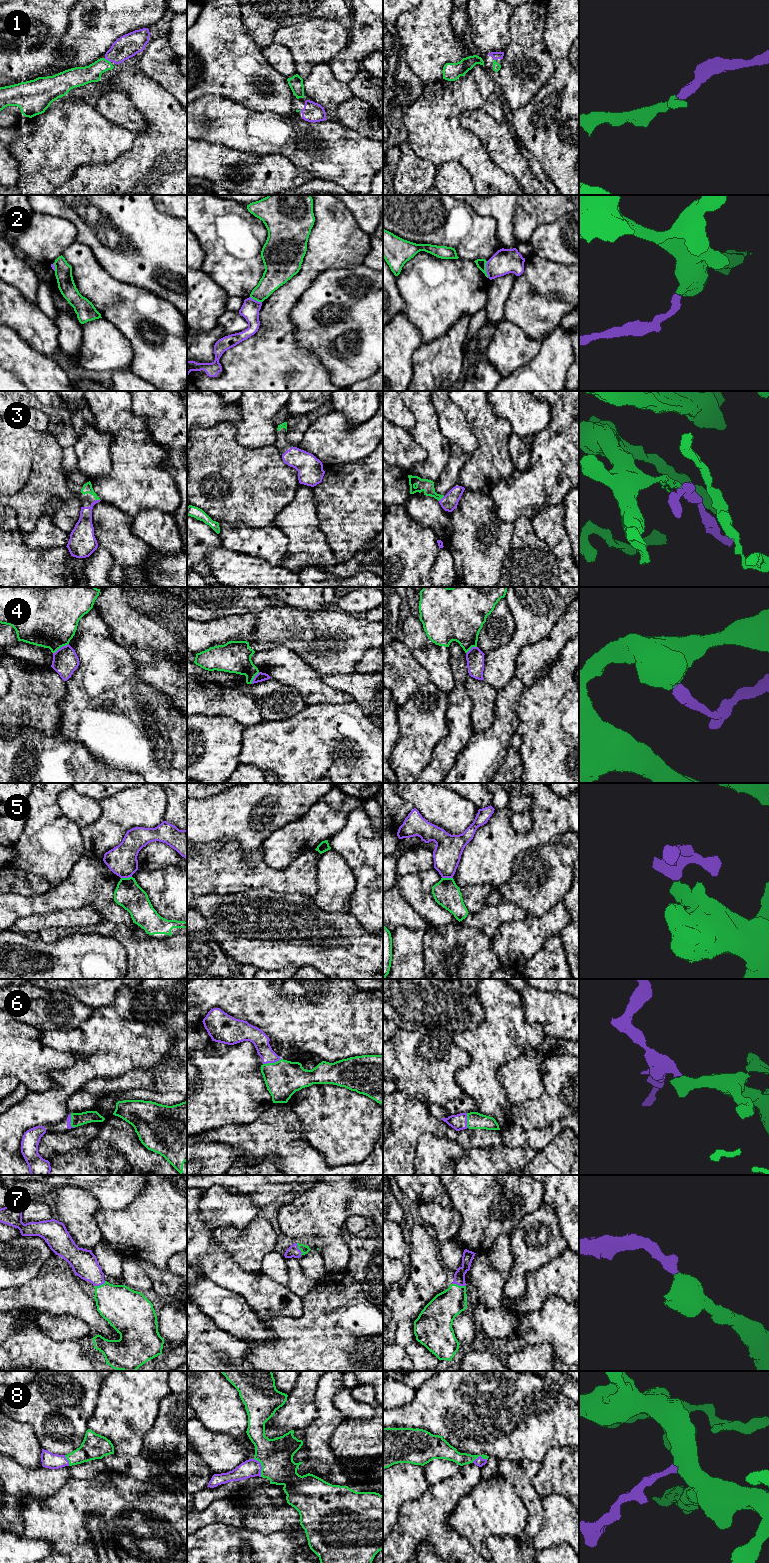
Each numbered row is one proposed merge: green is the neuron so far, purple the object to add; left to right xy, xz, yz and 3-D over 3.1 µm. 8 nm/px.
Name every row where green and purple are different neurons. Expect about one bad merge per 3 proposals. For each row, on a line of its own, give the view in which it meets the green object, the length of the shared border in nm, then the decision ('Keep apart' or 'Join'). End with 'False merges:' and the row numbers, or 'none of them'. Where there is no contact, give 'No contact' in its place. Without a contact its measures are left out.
1: Touches green in xy. Shared border 60 nm. Join
2: Touches green in yz. Shared border 140 nm. Keep apart
3: Touches green in yz. Shared border 70 nm. Join
4: Touches green in xy. Shared border 150 nm. Keep apart
5: Touches green in xy. Shared border 90 nm. Keep apart
6: Touches green in xz. Shared border 150 nm. Join
7: Touches green in xz. Shared border 110 nm. Join
8: Touches green in xz. Shared border 170 nm. Join
False merges: 2, 4, 5

